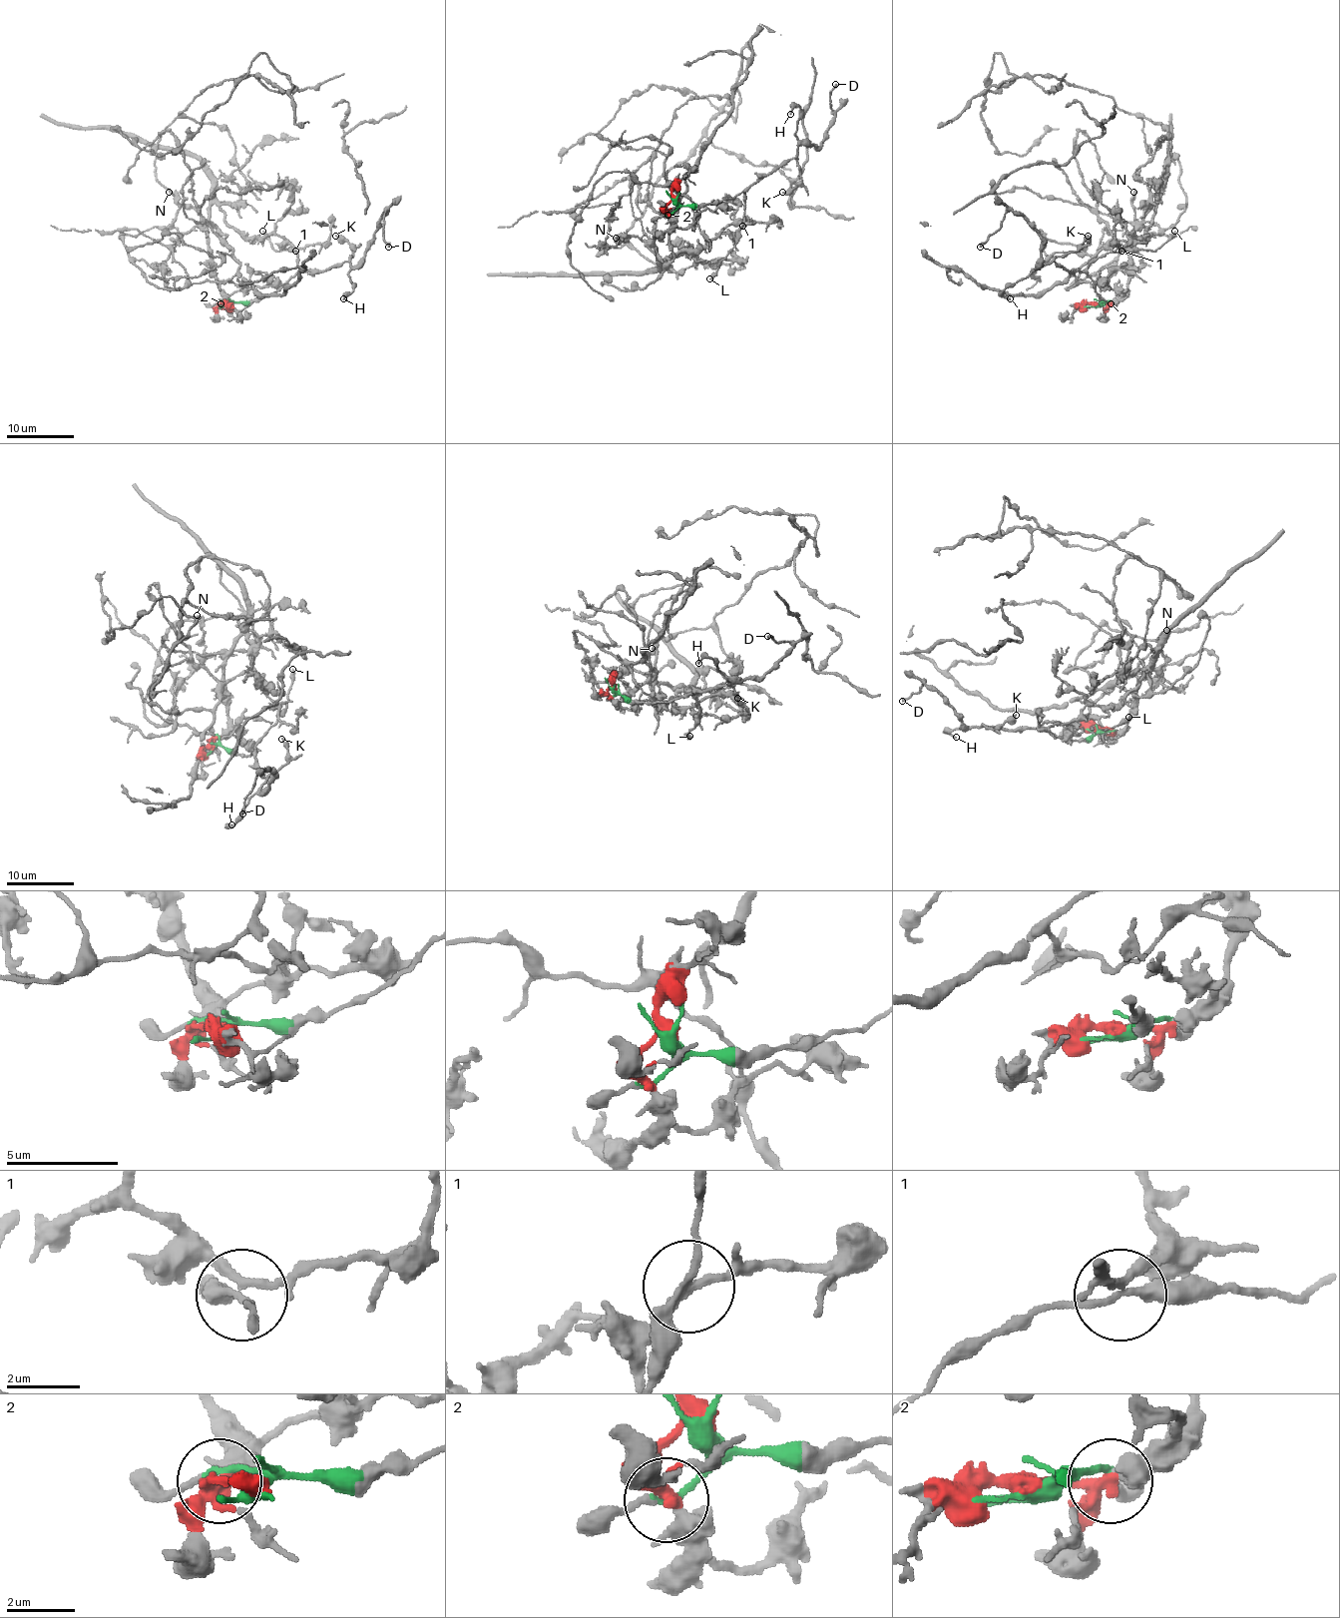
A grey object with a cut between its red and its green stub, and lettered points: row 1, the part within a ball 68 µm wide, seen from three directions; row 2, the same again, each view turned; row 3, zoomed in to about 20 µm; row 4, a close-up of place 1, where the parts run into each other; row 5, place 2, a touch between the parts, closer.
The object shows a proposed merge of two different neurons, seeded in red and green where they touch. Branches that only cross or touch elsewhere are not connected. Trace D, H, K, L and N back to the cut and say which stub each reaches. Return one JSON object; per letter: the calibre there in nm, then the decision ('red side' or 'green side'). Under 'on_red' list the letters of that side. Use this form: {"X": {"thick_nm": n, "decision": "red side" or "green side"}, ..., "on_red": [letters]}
{"D": {"thick_nm": 280, "decision": "green side"}, "H": {"thick_nm": 180, "decision": "green side"}, "K": {"thick_nm": 420, "decision": "green side"}, "L": {"thick_nm": 320, "decision": "green side"}, "N": {"thick_nm": 170, "decision": "red side"}, "on_red": ["N"]}

